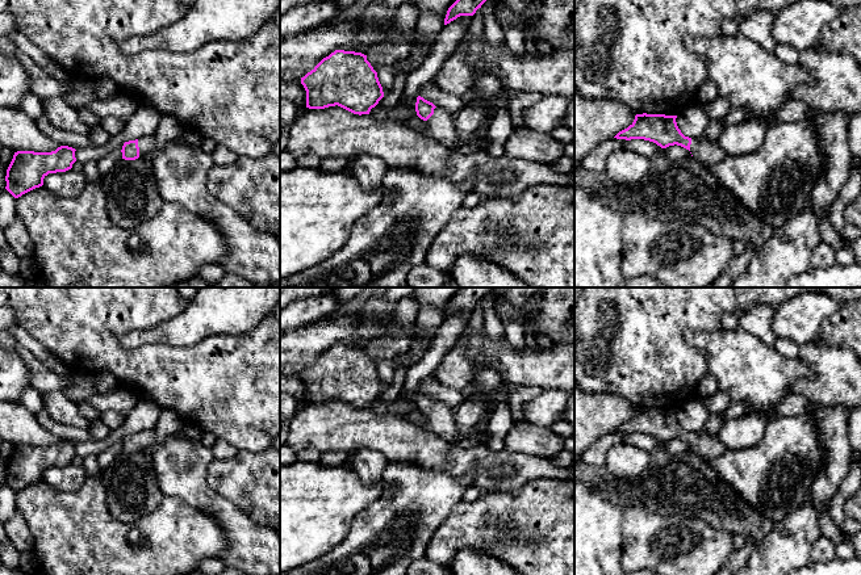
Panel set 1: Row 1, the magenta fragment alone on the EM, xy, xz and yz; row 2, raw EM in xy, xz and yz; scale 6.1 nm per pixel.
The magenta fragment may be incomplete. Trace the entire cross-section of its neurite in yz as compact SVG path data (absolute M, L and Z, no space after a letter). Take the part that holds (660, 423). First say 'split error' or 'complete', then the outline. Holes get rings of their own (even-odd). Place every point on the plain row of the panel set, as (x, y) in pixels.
split error; M636 408L634 416L624 424L619 425L617 433L644 433L656 437L661 442L669 440L681 440L689 444L695 454L705 461L718 458L727 450L718 440L705 431L685 431L677 420L677 410L665 408Z

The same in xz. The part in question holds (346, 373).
complete; M335 344L301 372L306 402L340 400L354 408L369 408L384 391L377 366L367 349Z

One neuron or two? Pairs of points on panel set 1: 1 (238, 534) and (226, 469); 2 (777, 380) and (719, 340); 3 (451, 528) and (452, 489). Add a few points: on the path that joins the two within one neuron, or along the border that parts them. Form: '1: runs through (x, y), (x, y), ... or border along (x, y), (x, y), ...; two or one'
1: border along (208, 485), (253, 520), (258, 521); two
2: runs through (763, 376), (749, 370), (734, 355); one
3: border along (462, 499), (452, 507), (447, 519), (434, 532); two

